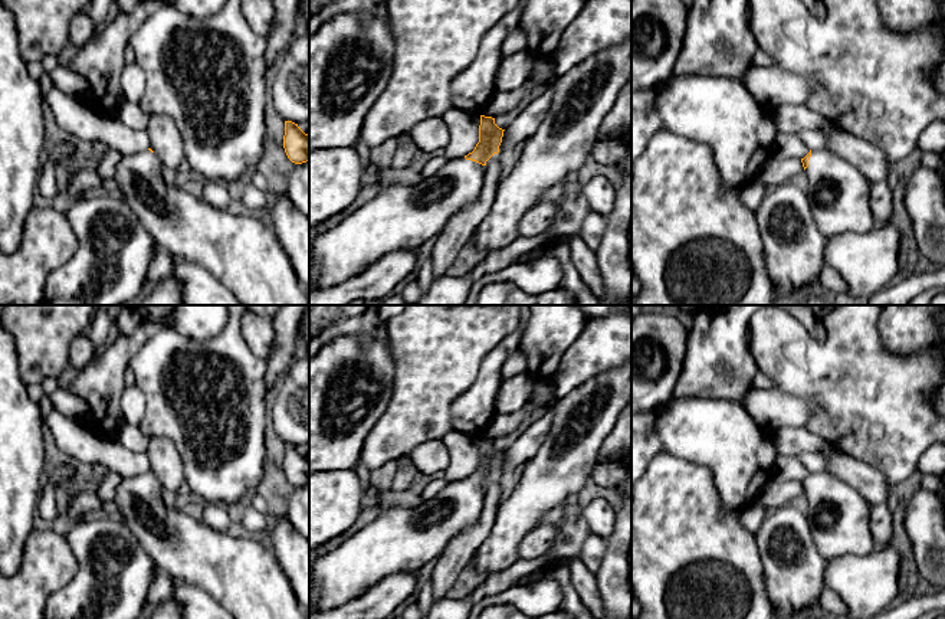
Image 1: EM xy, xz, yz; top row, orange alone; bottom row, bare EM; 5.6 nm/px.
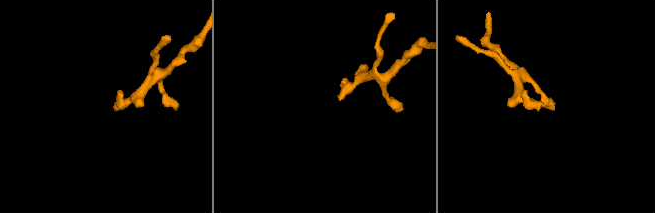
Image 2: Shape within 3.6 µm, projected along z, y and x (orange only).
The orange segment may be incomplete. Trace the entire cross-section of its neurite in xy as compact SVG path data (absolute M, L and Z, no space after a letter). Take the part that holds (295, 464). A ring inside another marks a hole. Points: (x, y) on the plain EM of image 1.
M285 443L283 471L292 485L309 484L309 458L292 443Z

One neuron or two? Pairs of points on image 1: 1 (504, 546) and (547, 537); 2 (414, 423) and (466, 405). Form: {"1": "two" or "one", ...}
{"1": "two", "2": "two"}

